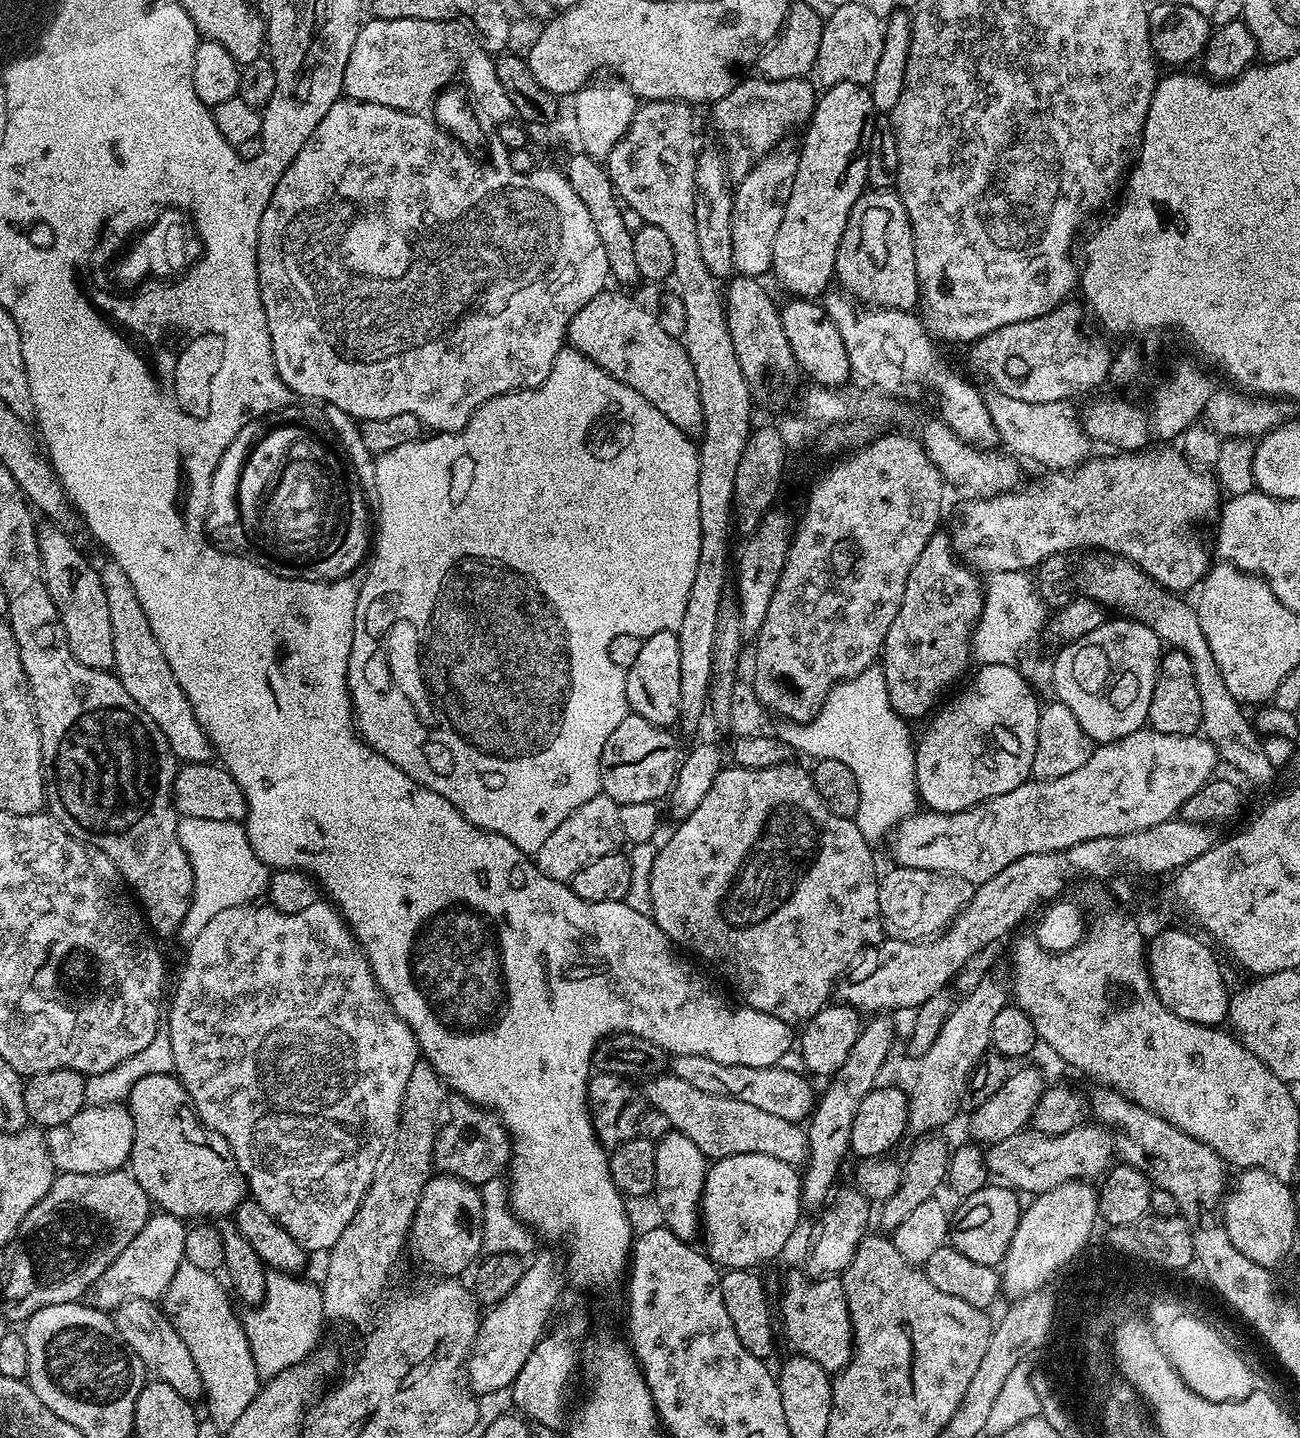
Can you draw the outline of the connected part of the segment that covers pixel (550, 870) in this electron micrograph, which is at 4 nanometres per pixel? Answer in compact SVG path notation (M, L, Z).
M601 794L590 798L590 802L582 802L582 806L574 810L574 814L566 814L566 818L562 818L562 823L556 827L554 834L550 834L550 838L546 838L542 846L538 846L534 863L538 870L542 870L542 874L546 874L546 878L568 882L574 874L578 874L578 870L582 870L582 866L590 866L590 862L598 862L598 858L606 858L606 854L621 851L624 843L620 805L614 802L614 798Z

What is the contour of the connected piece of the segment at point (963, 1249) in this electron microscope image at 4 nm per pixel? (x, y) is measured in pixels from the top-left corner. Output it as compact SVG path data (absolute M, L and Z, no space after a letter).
M989 1186L963 1197L961 1204L964 1205L957 1210L956 1216L954 1212L954 1219L950 1224L951 1247L958 1249L962 1254L966 1254L966 1258L970 1258L973 1262L982 1262L983 1264L996 1266L1003 1261L1008 1248L1011 1246L1011 1240L1014 1238L1022 1213L1022 1204L1016 1201L1017 1193L1011 1187L1008 1188Z

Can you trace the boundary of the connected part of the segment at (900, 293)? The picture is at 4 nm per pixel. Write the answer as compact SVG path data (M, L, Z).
M868 190L856 199L838 246L834 280L851 299L864 306L908 310L917 303L912 225L895 191Z

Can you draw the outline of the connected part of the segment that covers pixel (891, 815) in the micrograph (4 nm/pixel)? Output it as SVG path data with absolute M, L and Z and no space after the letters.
M883 667L867 668L859 672L857 676L852 676L849 680L835 684L834 687L828 689L827 696L824 697L816 715L811 720L792 722L787 727L787 739L799 751L801 748L802 751L809 752L812 758L840 760L846 766L850 766L850 770L854 770L860 787L858 823L861 832L871 834L871 832L884 832L887 828L888 831L895 829L896 825L917 807L914 736L912 740L911 734L908 733L909 725L904 717L897 716L892 708Z

